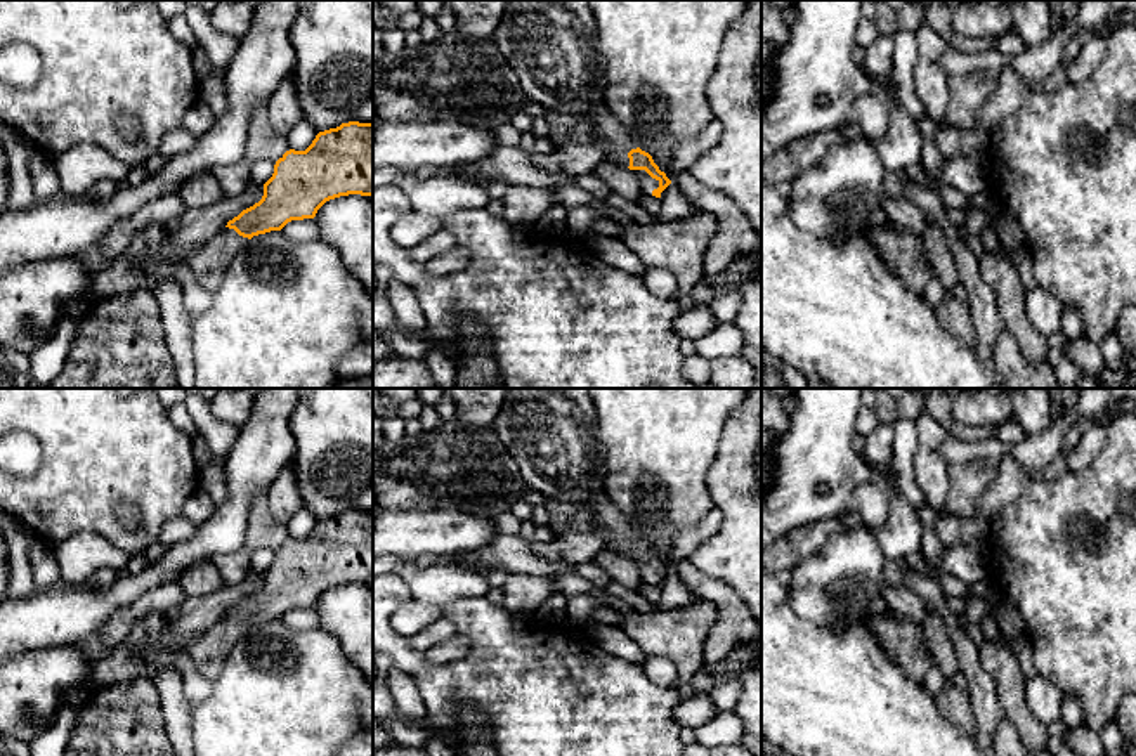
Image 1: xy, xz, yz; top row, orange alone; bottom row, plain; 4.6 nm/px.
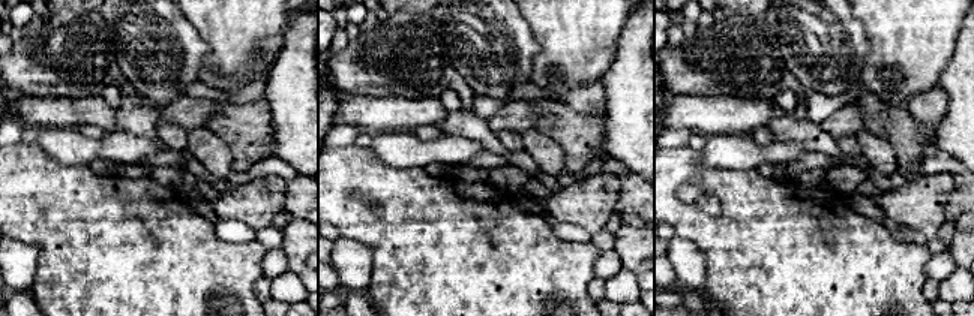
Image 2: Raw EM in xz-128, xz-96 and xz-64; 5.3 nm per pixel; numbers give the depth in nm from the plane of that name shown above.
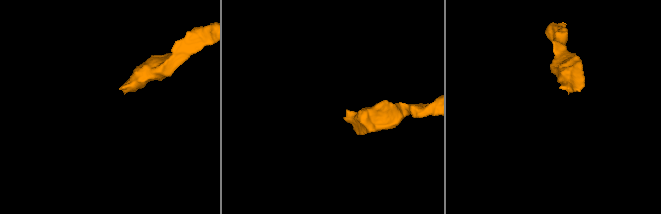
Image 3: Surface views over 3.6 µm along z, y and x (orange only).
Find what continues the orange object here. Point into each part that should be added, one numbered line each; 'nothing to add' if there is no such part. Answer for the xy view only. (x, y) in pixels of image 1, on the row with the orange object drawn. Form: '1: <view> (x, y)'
1: xy (208, 262)

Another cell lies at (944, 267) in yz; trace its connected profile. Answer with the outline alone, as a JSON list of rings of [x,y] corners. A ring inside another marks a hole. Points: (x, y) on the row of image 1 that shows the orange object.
[[[928,220],[926,231],[923,234],[923,243],[933,277],[937,277],[949,293],[959,281],[959,274],[957,264],[949,250],[945,232],[931,220]]]

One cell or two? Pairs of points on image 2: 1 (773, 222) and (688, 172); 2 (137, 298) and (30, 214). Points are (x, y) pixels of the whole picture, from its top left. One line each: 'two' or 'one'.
1: one
2: one

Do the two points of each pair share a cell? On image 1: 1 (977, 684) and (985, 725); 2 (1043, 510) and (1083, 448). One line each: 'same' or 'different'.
1: same
2: different

